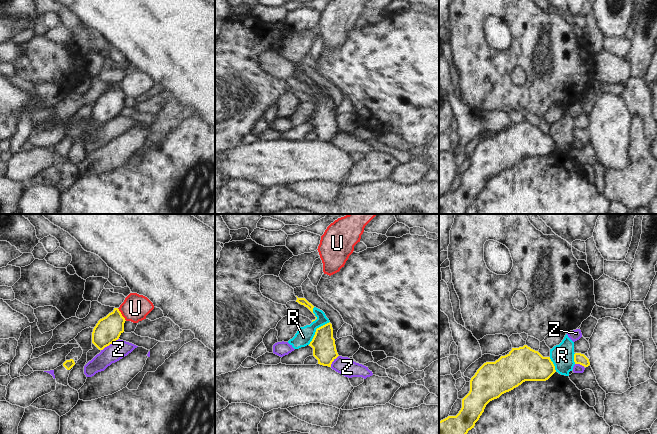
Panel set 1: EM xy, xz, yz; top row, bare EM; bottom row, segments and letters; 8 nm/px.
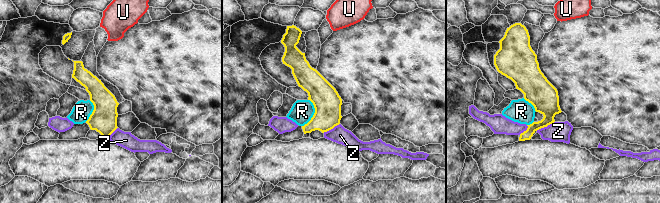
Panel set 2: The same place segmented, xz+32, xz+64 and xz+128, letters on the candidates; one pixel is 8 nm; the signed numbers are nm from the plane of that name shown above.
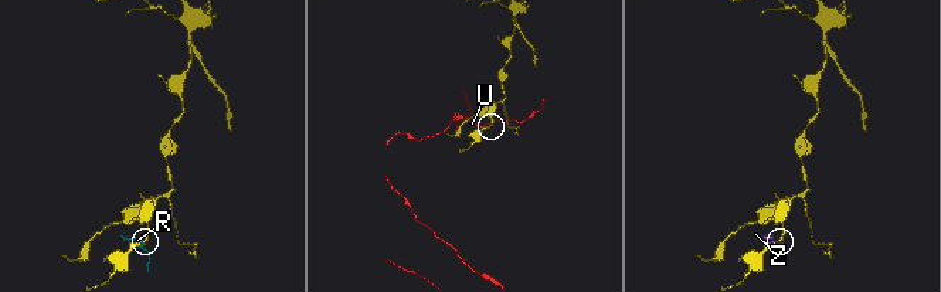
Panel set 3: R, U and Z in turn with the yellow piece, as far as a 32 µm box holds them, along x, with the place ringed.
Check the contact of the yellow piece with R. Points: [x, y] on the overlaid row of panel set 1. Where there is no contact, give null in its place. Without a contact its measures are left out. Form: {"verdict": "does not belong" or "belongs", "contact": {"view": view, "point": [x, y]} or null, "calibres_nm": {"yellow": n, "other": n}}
{"verdict": "does not belong", "contact": {"view": "xz", "point": [316, 330]}, "calibres_nm": {"yellow": 190, "other": 140}}

